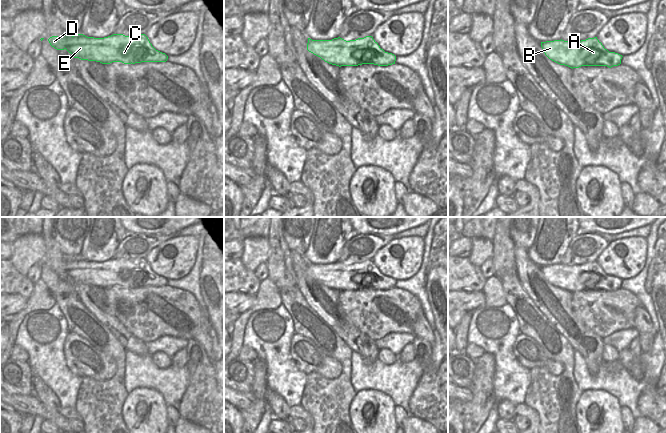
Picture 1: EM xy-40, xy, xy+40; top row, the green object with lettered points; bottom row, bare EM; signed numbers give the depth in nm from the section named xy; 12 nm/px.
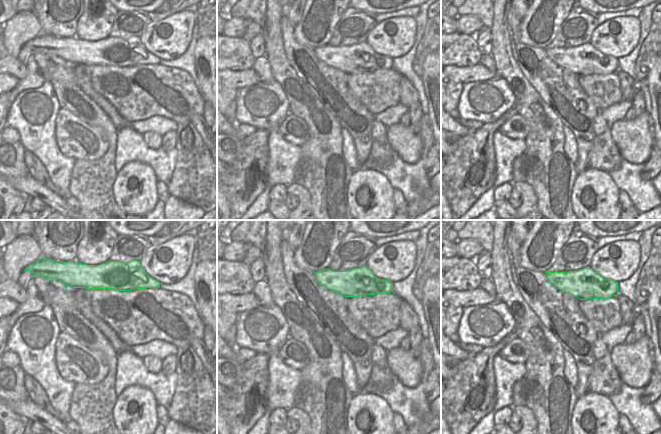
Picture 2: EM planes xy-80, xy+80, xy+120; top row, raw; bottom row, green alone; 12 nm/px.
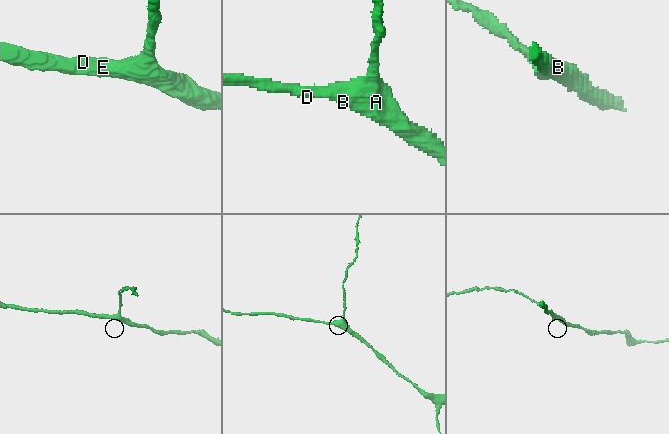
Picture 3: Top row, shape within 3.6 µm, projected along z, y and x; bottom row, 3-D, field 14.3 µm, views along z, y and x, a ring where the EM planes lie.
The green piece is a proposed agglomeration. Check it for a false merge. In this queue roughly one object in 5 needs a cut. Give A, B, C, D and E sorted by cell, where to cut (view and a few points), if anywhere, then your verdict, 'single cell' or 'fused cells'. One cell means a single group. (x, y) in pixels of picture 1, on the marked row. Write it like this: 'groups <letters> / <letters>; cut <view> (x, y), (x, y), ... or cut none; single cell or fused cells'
groups A B C D E; cut none; single cell

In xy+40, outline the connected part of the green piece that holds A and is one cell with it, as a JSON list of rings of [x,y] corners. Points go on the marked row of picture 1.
[[[588,38],[581,41],[554,40],[541,42],[545,55],[552,61],[570,68],[581,66],[607,66],[621,64],[622,55],[609,52],[597,39]]]

